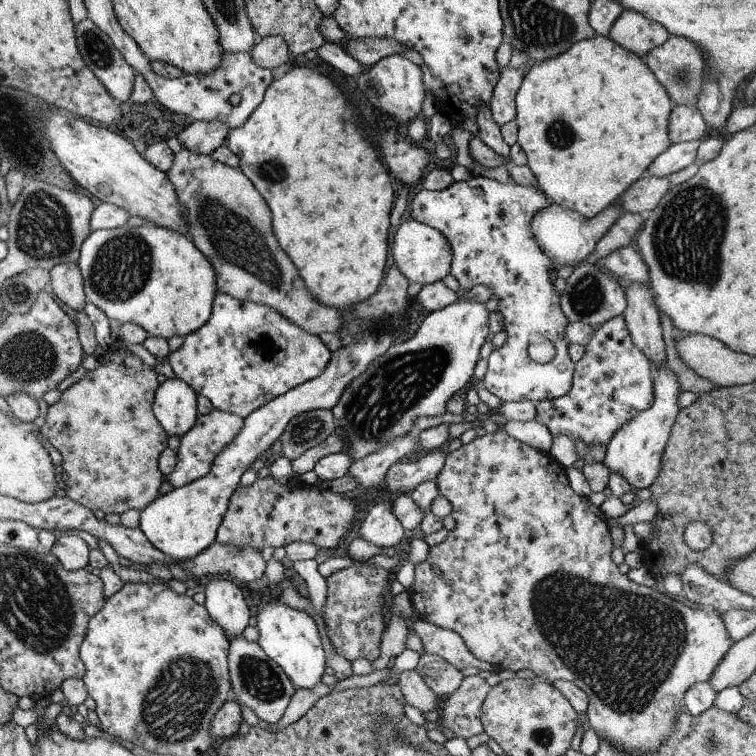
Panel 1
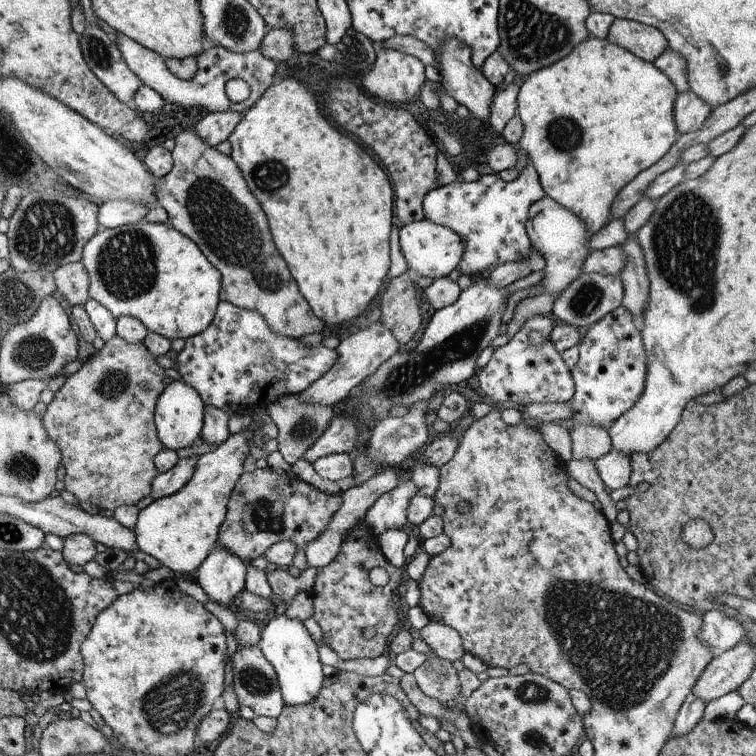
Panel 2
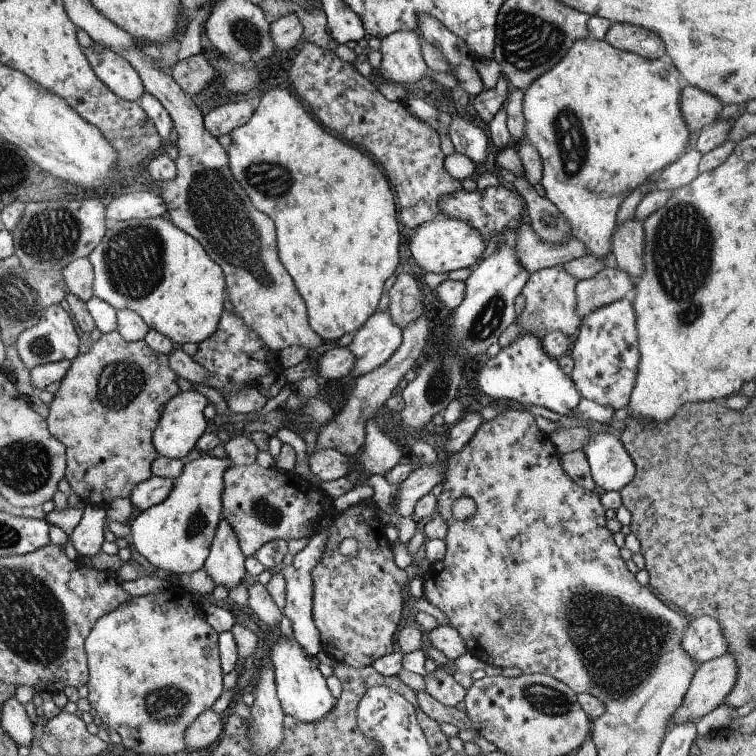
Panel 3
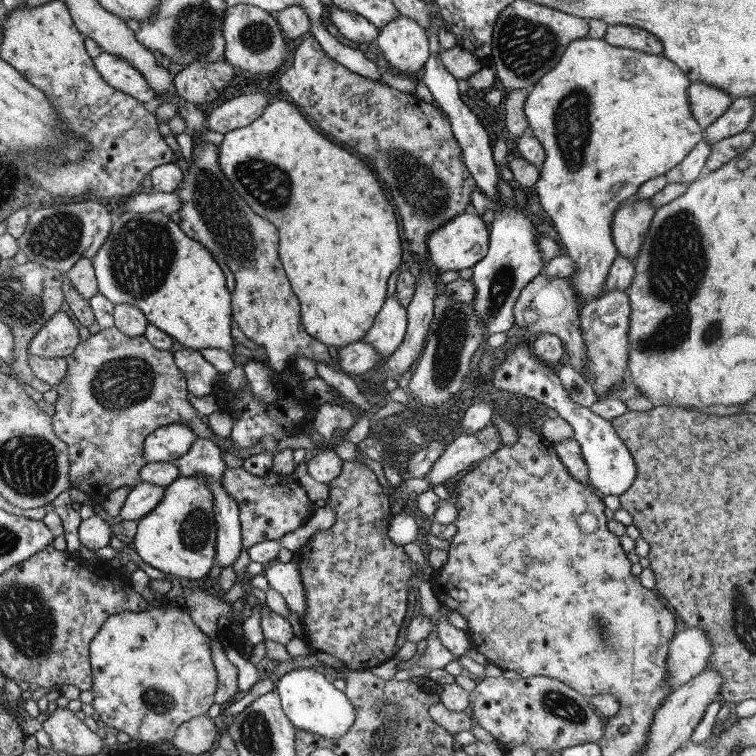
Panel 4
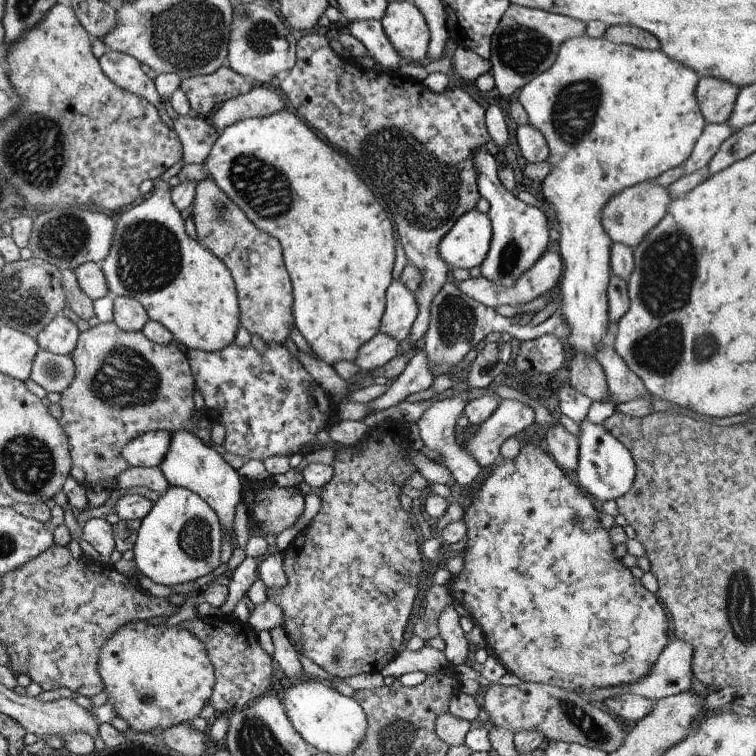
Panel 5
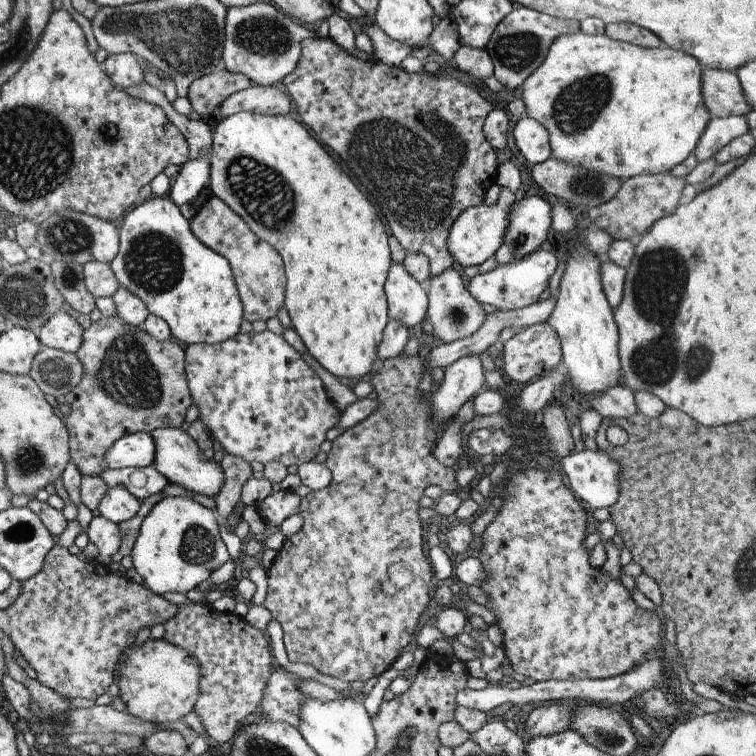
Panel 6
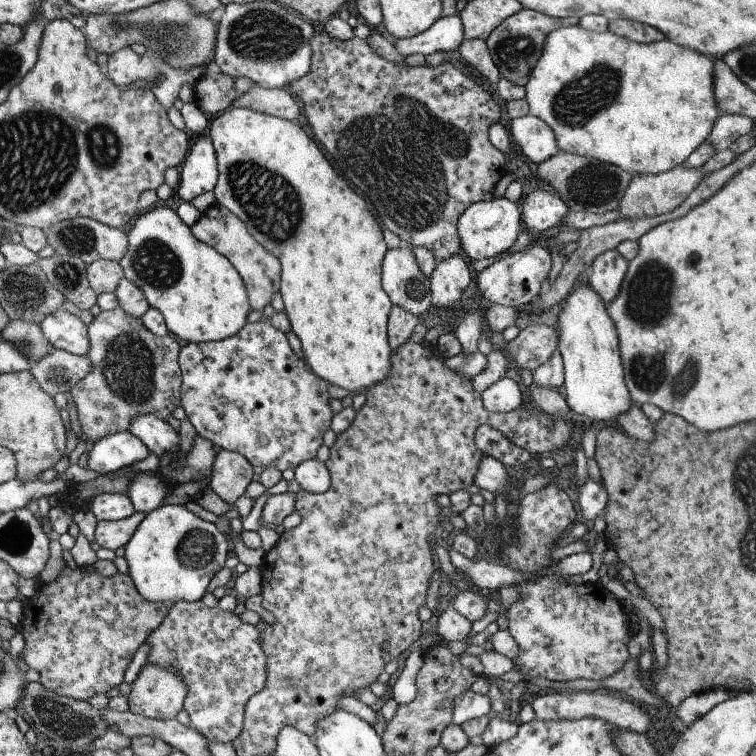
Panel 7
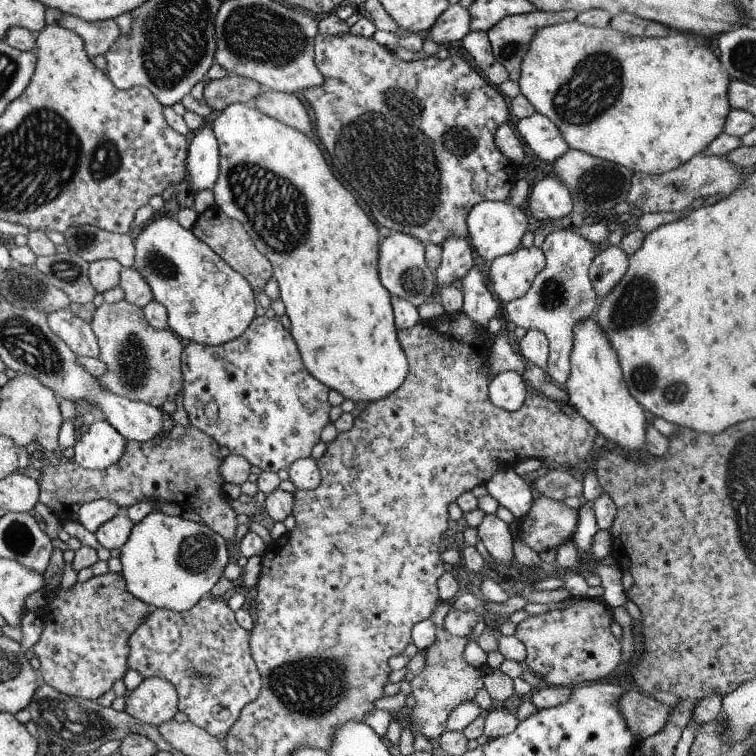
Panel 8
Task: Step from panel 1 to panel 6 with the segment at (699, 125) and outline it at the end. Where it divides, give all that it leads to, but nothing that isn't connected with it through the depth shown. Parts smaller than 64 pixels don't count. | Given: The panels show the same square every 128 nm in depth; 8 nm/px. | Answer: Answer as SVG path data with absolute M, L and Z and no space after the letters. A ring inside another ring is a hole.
M703 68L700 81L703 104L711 119L745 116L751 110L734 72Z

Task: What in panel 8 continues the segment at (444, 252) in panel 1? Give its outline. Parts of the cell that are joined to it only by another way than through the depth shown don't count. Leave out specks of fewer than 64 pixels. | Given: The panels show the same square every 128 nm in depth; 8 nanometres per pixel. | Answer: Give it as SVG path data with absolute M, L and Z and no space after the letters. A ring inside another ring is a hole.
M481 201L474 204L465 217L469 244L483 260L509 254L520 247L520 240L527 230L527 216L519 208L505 201Z

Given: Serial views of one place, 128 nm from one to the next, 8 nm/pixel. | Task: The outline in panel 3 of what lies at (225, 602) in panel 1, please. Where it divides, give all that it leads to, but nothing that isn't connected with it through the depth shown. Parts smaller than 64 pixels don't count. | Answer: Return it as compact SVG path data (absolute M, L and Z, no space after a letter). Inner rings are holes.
M221 516L211 541L208 557L201 569L211 578L215 587L222 587L228 592L246 578L244 559L232 528Z

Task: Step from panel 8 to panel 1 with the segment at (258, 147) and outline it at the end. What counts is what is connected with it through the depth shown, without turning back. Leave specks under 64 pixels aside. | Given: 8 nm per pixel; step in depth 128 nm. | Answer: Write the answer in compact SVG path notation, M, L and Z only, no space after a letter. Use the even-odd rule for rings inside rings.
M294 67L281 78L273 79L267 86L261 99L261 102L251 111L247 120L237 128L228 131L225 143L227 148L238 158L238 167L240 171L248 178L248 181L255 187L255 190L263 196L271 210L271 231L277 238L281 250L291 258L299 276L303 279L304 285L308 291L320 302L328 307L336 308L340 311L343 306L352 306L355 303L365 301L376 290L383 280L383 270L385 270L385 260L387 260L387 248L389 232L389 210L393 200L393 188L391 180L383 164L377 158L375 148L363 134L363 130L357 124L357 117L353 105L348 103L343 97L339 88L333 82L319 71L308 67Z

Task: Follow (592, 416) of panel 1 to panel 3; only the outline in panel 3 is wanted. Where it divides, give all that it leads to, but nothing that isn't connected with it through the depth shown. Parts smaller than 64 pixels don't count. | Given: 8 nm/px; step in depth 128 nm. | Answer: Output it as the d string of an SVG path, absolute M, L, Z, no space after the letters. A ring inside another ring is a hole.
M629 296L586 314L580 320L577 338L570 352L572 369L569 375L580 398L609 407L613 412L623 409L629 400L636 377L636 366L639 362L637 345L635 317Z

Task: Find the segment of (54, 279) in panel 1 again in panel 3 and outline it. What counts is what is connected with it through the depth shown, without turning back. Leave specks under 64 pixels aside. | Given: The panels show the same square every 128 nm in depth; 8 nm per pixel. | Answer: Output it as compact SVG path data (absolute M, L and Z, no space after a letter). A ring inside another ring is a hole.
M78 258L60 270L66 292L86 303L92 297L93 273L86 258Z

